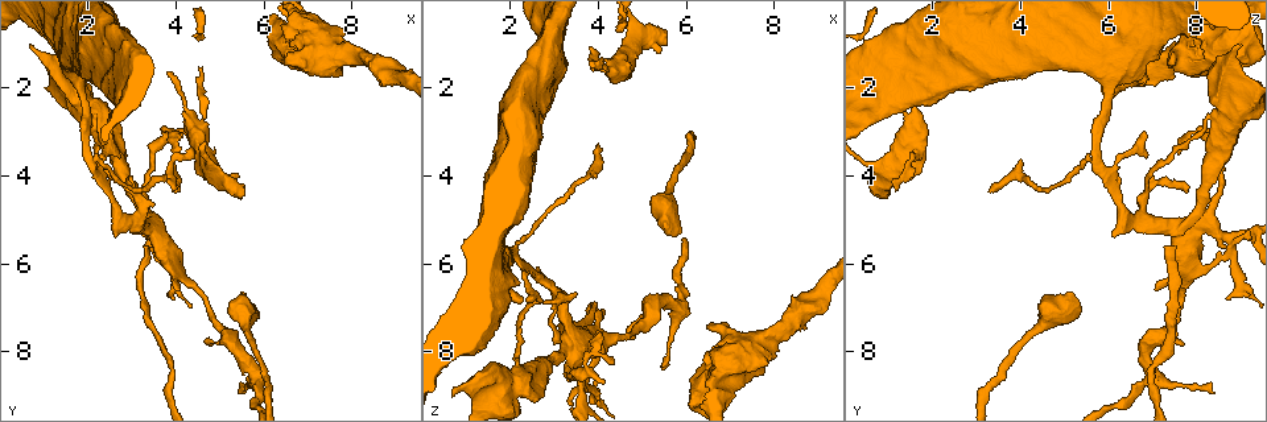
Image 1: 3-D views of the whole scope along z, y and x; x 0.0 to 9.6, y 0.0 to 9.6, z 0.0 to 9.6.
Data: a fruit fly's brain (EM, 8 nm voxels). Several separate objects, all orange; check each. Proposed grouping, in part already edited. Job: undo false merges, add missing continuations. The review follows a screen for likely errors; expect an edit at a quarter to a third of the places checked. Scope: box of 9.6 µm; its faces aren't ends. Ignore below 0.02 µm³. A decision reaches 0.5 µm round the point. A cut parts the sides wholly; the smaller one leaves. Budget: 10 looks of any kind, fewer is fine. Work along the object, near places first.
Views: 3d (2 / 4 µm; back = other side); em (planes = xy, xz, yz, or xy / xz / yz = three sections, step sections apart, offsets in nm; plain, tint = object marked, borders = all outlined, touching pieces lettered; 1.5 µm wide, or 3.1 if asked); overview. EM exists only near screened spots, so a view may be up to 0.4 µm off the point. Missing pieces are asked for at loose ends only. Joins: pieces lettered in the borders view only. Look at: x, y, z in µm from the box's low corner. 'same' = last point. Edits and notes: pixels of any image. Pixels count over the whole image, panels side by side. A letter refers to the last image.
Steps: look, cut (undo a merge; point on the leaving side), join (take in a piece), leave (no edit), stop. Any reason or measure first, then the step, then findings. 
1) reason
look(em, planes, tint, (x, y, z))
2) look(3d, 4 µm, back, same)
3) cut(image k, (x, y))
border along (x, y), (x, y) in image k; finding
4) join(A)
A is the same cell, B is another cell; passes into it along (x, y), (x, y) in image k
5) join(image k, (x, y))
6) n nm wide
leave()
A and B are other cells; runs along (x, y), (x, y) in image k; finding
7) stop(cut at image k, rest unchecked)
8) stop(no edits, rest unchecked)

looks like a crossing
look(em, xy, step 4, borders, (2.00, 3.55, 5.75))

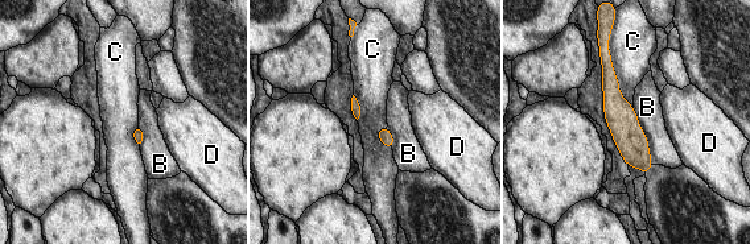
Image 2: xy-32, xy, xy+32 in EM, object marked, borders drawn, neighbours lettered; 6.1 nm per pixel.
look(em, planes, borders, same)

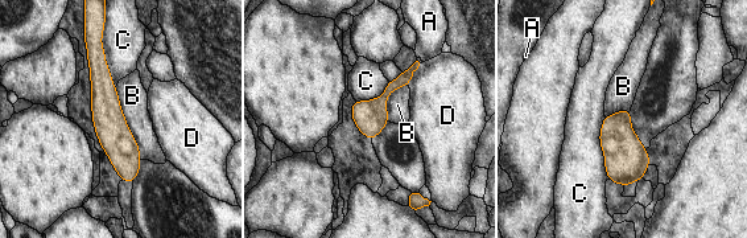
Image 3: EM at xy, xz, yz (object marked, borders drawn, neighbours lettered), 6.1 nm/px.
leave()
A, B, C and D are other cells; runs along (95, 45), (107, 118), (131, 179) in image 3; continuous, no second neuron

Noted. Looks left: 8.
thin arm on a thick one
look(em, planes, borders, (3.45, 5.25, 7.60))

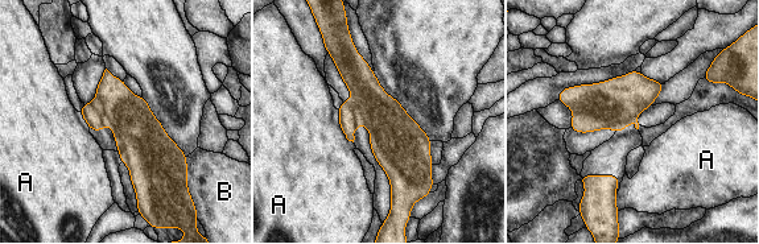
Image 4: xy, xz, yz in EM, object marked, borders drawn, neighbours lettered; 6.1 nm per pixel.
cut(image 4, (89, 111))
A and B are other cells; border along (94, 102), (99, 114), (108, 122) in image 4; a second neuron is stuck on

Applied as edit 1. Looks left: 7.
long arm stops here
look(em, planes, plain, (3.95, 4.35, 3.35))

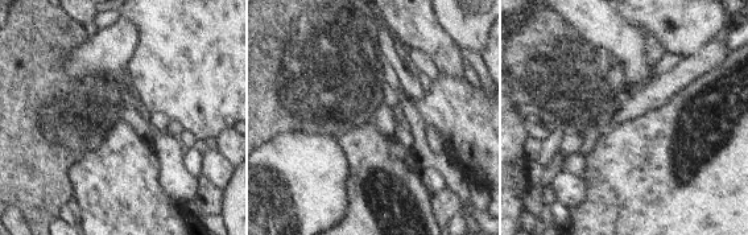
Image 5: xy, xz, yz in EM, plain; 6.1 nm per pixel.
see the neighbours
look(em, planes, borders, same)

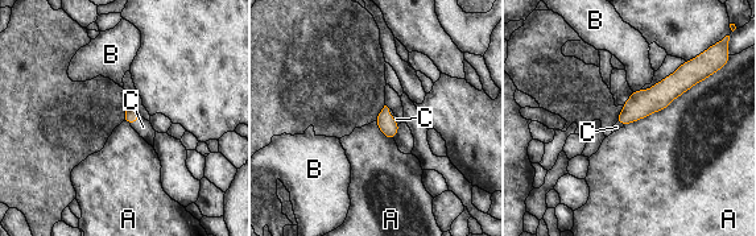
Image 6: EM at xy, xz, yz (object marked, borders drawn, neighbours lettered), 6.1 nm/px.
join(C)
C is the same cell, A and B are other cells; passes into it along (131, 115), (135, 121), (143, 127) in image 6; it goes on there

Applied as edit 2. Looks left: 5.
look(overview)

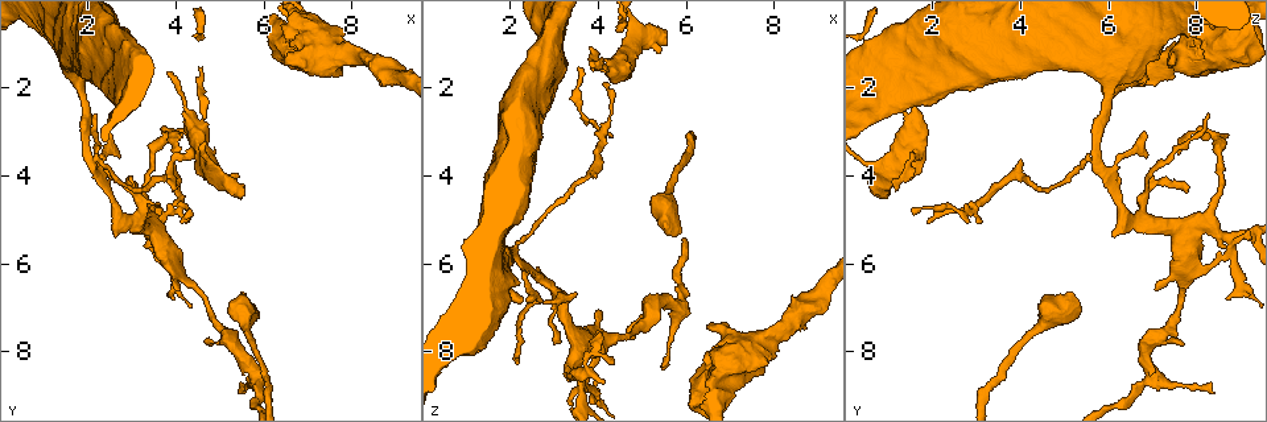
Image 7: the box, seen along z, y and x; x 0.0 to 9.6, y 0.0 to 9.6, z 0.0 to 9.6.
stops while still wide
look(em, xy, step 8, borders, (5.65, 6.75, 5.25))

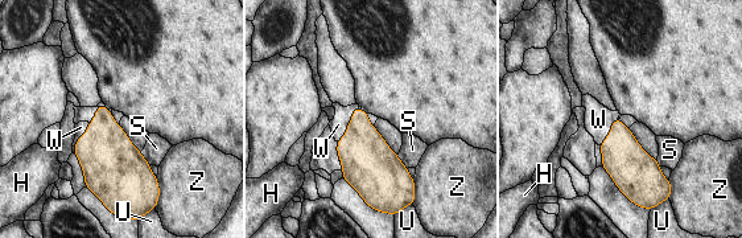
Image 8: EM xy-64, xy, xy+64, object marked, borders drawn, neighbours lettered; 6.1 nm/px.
look(em, planes, borders, same)

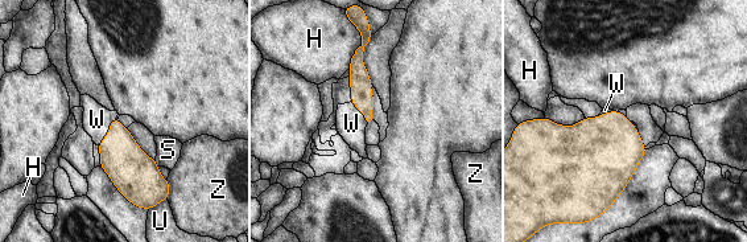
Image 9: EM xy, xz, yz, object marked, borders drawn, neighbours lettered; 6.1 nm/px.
join(W)
W is the same cell, H, S, U and Z are other cells; passes into it along (123, 160), (108, 130), (97, 119) in image 9; the neuron continues

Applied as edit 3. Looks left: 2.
stop(cut at image 4, join at image 6, join at image 9, rest unchecked)

